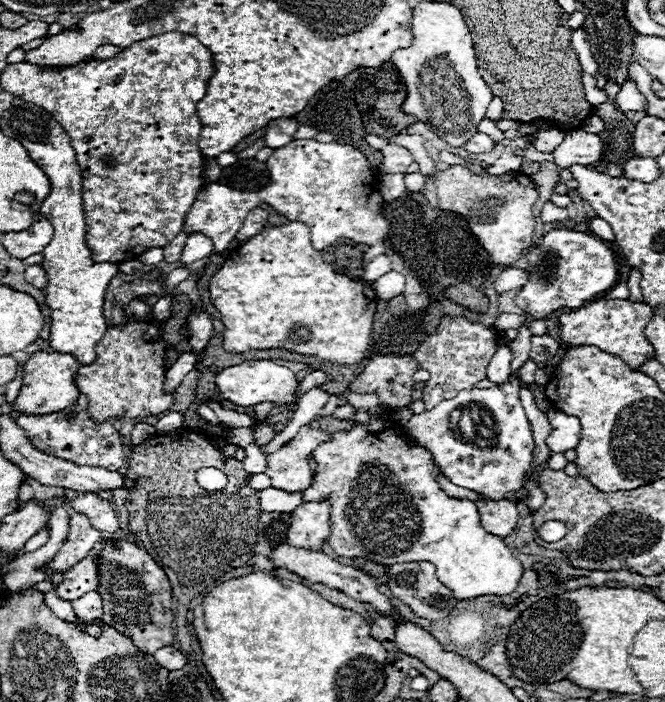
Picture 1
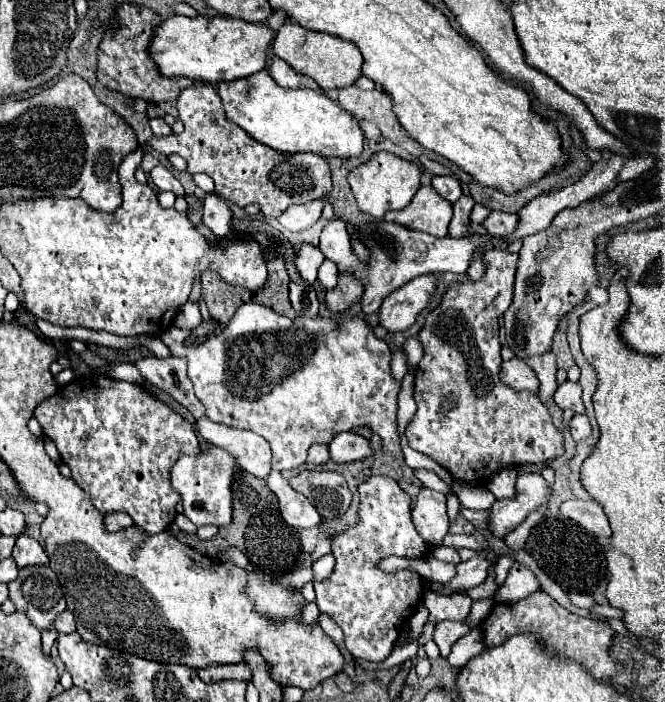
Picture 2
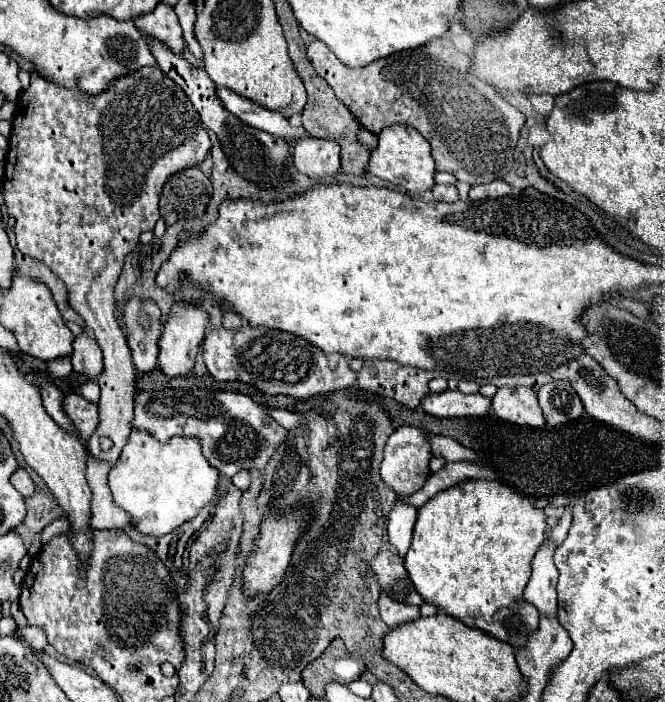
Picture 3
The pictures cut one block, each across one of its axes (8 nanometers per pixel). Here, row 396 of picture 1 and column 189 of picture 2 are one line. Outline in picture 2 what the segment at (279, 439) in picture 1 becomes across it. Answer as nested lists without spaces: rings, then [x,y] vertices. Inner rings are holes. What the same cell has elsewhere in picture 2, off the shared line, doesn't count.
[[[186,302],[180,306],[176,318],[174,318],[174,326],[178,328],[196,328],[198,324],[202,322],[202,316],[200,316],[200,310],[198,310],[198,304],[192,304],[192,302]]]

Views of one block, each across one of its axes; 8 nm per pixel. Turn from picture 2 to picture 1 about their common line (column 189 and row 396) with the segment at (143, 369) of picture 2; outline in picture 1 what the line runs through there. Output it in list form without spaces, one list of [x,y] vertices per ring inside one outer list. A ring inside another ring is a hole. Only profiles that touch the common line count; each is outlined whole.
[[[410,354],[406,356],[374,356],[368,366],[350,384],[352,392],[378,392],[384,404],[394,408],[410,406],[410,396],[414,390],[412,374],[420,370]]]

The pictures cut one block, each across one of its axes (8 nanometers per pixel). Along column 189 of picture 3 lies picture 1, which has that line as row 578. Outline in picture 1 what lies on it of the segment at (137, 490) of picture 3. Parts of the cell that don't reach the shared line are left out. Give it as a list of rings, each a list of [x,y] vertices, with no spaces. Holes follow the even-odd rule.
[[[348,392],[348,404],[352,404],[354,408],[368,408],[368,406],[382,406],[384,408],[384,416],[380,418],[372,418],[368,416],[366,412],[358,412],[356,418],[354,418],[354,428],[350,432],[334,432],[332,434],[332,442],[326,442],[326,444],[320,444],[316,450],[314,450],[314,462],[316,462],[316,474],[314,474],[314,482],[312,486],[304,492],[302,496],[302,502],[306,500],[322,500],[322,498],[328,498],[330,502],[330,536],[328,536],[328,546],[338,554],[338,556],[358,556],[358,558],[366,558],[366,560],[372,560],[372,562],[378,562],[378,564],[384,564],[384,566],[390,566],[390,564],[398,564],[398,560],[430,560],[434,566],[436,566],[436,576],[442,584],[446,584],[446,588],[450,588],[452,596],[458,598],[458,600],[472,600],[472,598],[478,598],[478,596],[506,596],[506,594],[512,594],[518,584],[520,584],[520,578],[522,578],[522,572],[524,572],[524,566],[522,562],[512,554],[512,550],[504,544],[502,538],[498,536],[492,536],[488,534],[482,526],[480,526],[480,516],[478,516],[478,510],[476,510],[476,504],[472,500],[454,500],[454,498],[448,498],[440,486],[436,484],[436,468],[432,466],[430,462],[430,452],[428,450],[422,450],[418,446],[414,446],[410,440],[402,438],[402,436],[396,436],[394,434],[394,420],[390,418],[390,412],[392,408],[378,402],[378,396],[376,394],[356,394],[356,392]]]

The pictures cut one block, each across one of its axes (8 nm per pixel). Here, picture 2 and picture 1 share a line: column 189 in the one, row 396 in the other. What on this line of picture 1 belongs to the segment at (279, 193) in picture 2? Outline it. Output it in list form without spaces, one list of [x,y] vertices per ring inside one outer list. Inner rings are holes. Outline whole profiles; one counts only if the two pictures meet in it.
[[[130,320],[122,330],[108,328],[96,348],[96,360],[92,364],[82,364],[78,368],[76,386],[88,396],[90,418],[108,420],[120,418],[122,414],[130,418],[144,418],[150,414],[160,414],[172,404],[172,396],[162,392],[164,382],[164,350],[166,344],[154,322]]]

